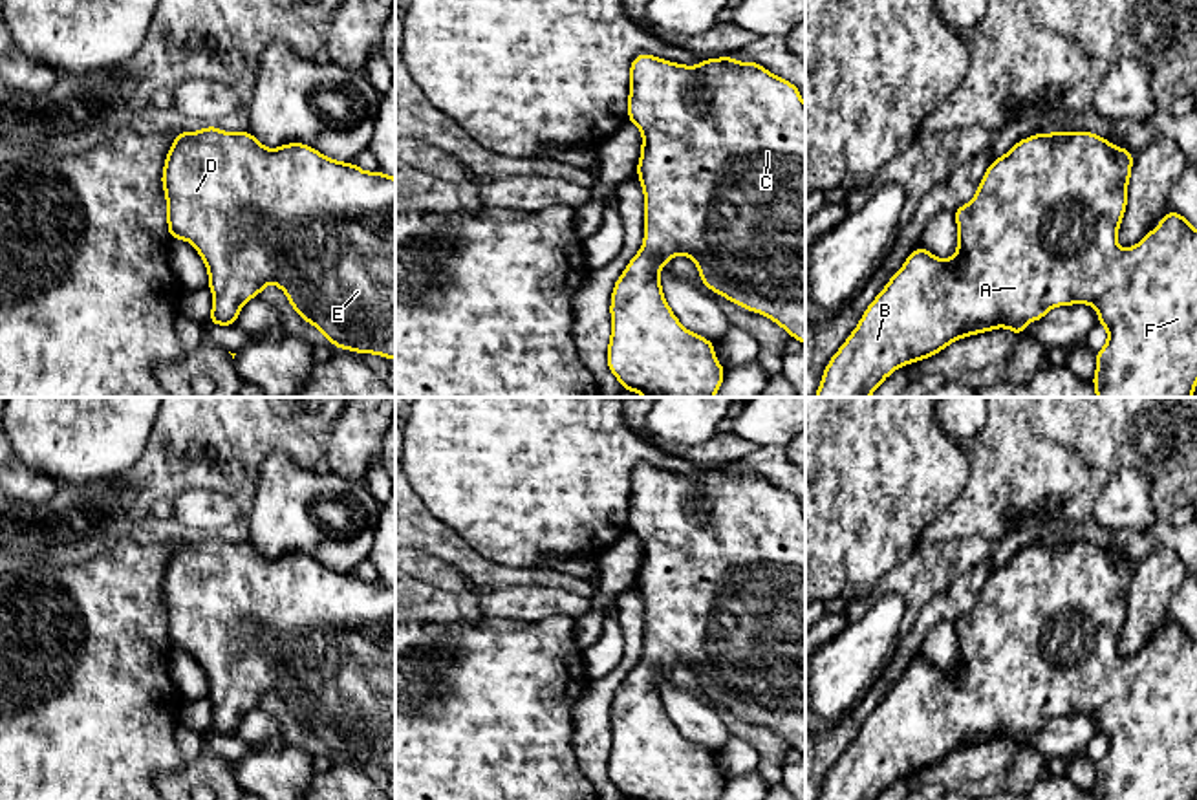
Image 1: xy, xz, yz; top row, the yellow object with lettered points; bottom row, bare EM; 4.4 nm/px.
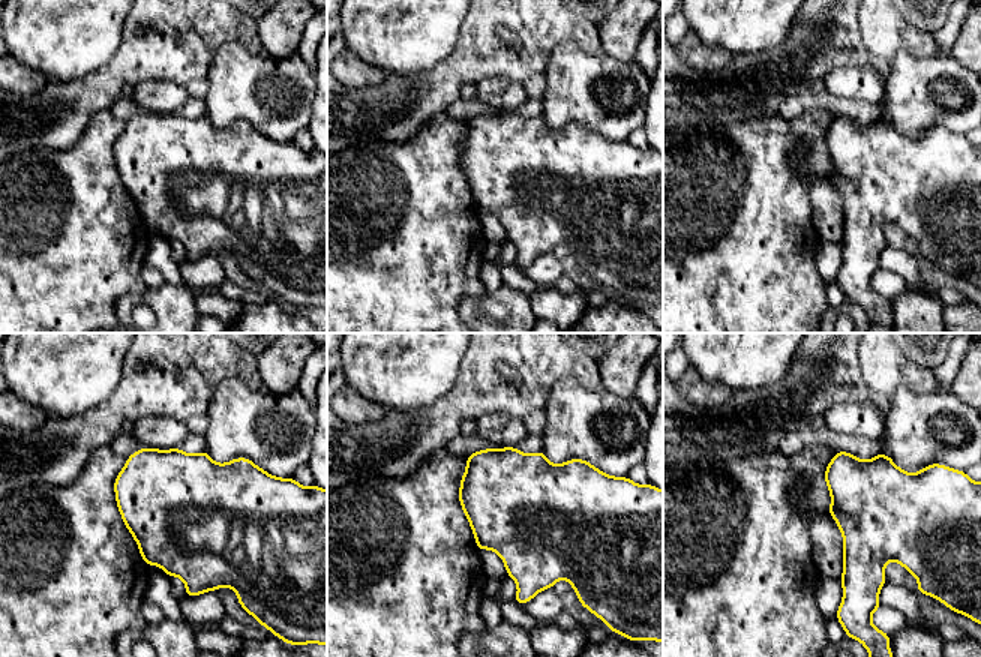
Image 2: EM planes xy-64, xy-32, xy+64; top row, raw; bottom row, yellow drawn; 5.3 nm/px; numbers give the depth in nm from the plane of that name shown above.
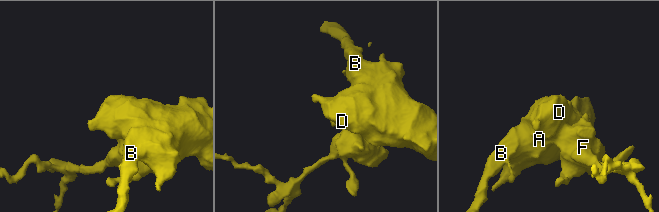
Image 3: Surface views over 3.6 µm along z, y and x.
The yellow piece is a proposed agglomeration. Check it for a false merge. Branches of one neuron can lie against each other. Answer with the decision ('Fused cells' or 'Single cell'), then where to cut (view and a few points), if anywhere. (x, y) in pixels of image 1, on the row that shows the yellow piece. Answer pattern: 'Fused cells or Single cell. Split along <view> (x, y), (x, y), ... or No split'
Single cell. No split

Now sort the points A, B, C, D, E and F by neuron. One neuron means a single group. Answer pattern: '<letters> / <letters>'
A B C D E F

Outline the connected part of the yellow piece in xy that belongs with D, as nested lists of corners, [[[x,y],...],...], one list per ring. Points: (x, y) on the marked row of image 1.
[[[205,126],[178,134],[161,183],[168,238],[190,242],[205,262],[207,287],[214,295],[209,322],[234,326],[243,304],[267,284],[276,284],[302,320],[318,328],[339,350],[395,359],[395,178],[335,161],[304,143],[271,150],[251,132]]]

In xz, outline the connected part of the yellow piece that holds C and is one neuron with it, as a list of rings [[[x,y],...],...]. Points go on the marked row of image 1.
[[[641,53],[630,66],[628,121],[642,132],[637,176],[644,192],[644,240],[639,253],[630,260],[611,291],[611,339],[608,342],[608,368],[628,392],[642,397],[714,397],[723,383],[725,368],[717,362],[714,342],[686,330],[670,309],[659,271],[675,254],[686,254],[697,265],[703,284],[747,311],[761,313],[782,326],[789,337],[805,346],[805,104],[800,90],[789,81],[772,75],[758,62],[738,62],[734,57],[705,59],[699,66],[675,64]]]

